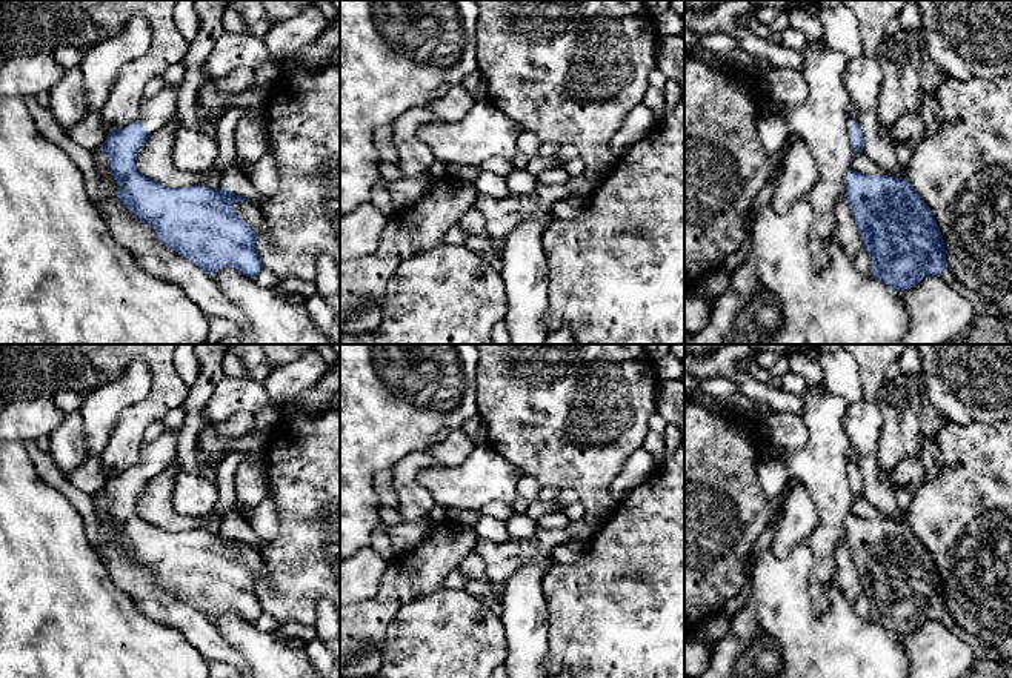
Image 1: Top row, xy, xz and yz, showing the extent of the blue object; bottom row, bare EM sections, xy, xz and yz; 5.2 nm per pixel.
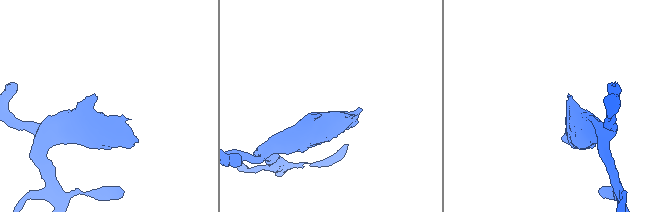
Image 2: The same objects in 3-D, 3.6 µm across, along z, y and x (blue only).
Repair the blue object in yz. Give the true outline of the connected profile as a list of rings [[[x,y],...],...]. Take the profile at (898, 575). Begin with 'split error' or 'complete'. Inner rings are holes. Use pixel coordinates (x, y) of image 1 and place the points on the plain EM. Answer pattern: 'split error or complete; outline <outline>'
complete; outline [[[851,513],[846,520],[844,540],[861,581],[861,592],[871,601],[871,618],[883,629],[895,636],[910,633],[949,612],[935,561],[907,524]]]

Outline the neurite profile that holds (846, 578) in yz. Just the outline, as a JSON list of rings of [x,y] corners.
[[[841,540],[837,546],[835,561],[837,567],[832,583],[844,593],[851,604],[855,604],[855,600],[861,593],[861,581],[846,540]]]

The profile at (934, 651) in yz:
[[[941,620],[927,621],[917,630],[898,635],[906,649],[906,678],[967,678],[975,666],[972,647],[950,632]]]

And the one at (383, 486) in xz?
[[[384,469],[375,474],[374,489],[378,494],[380,504],[397,509],[400,504],[398,495],[392,486],[392,469]]]

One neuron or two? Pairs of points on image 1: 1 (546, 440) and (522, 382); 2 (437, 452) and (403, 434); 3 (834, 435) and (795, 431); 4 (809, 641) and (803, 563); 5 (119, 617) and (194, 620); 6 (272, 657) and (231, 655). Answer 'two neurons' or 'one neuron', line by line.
1: one neuron
2: two neurons
3: two neurons
4: one neuron
5: two neurons
6: two neurons

